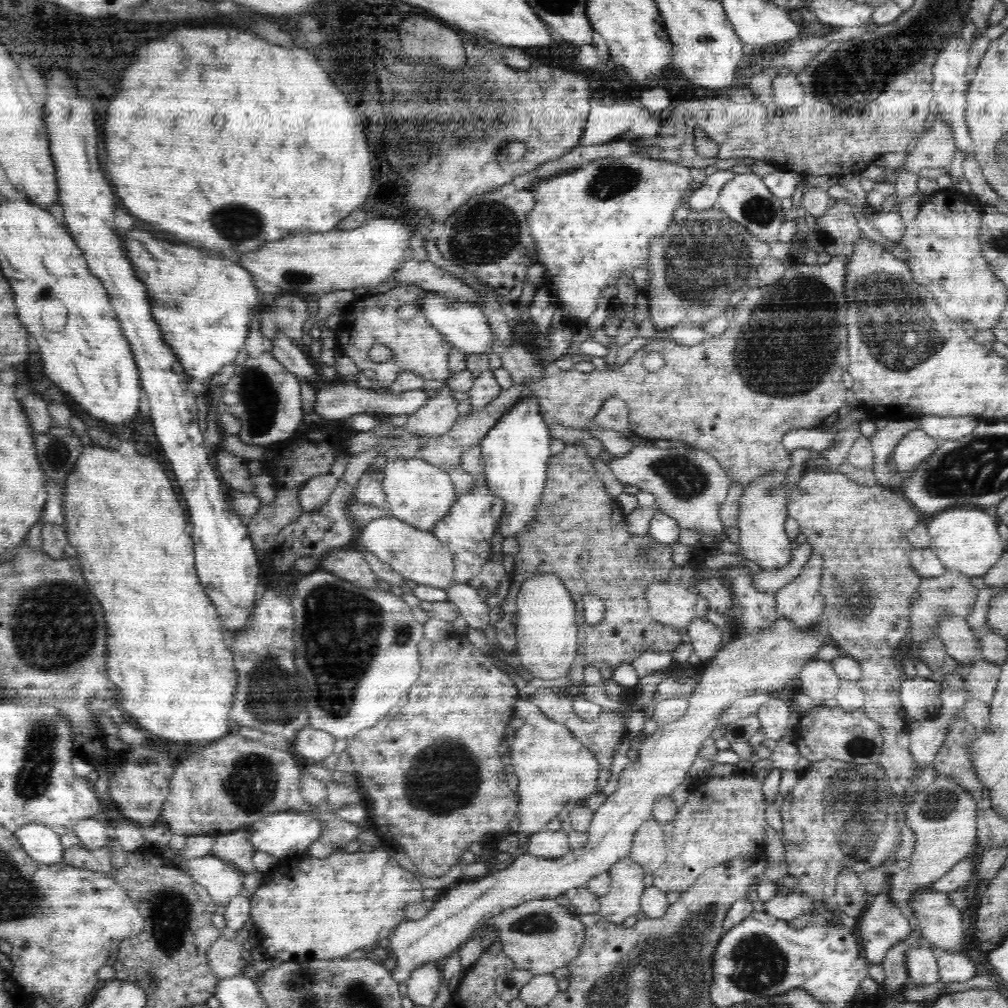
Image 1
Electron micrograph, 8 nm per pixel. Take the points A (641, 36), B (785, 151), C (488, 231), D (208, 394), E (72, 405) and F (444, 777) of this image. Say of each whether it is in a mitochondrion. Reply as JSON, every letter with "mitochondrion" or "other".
{"A":"other","B":"other","C":"mitochondrion","D":"other","E":"other","F":"mitochondrion"}

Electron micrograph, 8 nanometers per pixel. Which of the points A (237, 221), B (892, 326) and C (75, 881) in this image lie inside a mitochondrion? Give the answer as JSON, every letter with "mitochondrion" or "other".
{"A":"mitochondrion","B":"mitochondrion","C":"other"}

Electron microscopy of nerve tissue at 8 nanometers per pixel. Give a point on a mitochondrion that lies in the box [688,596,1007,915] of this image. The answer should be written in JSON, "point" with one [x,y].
{"point":[855,805]}

